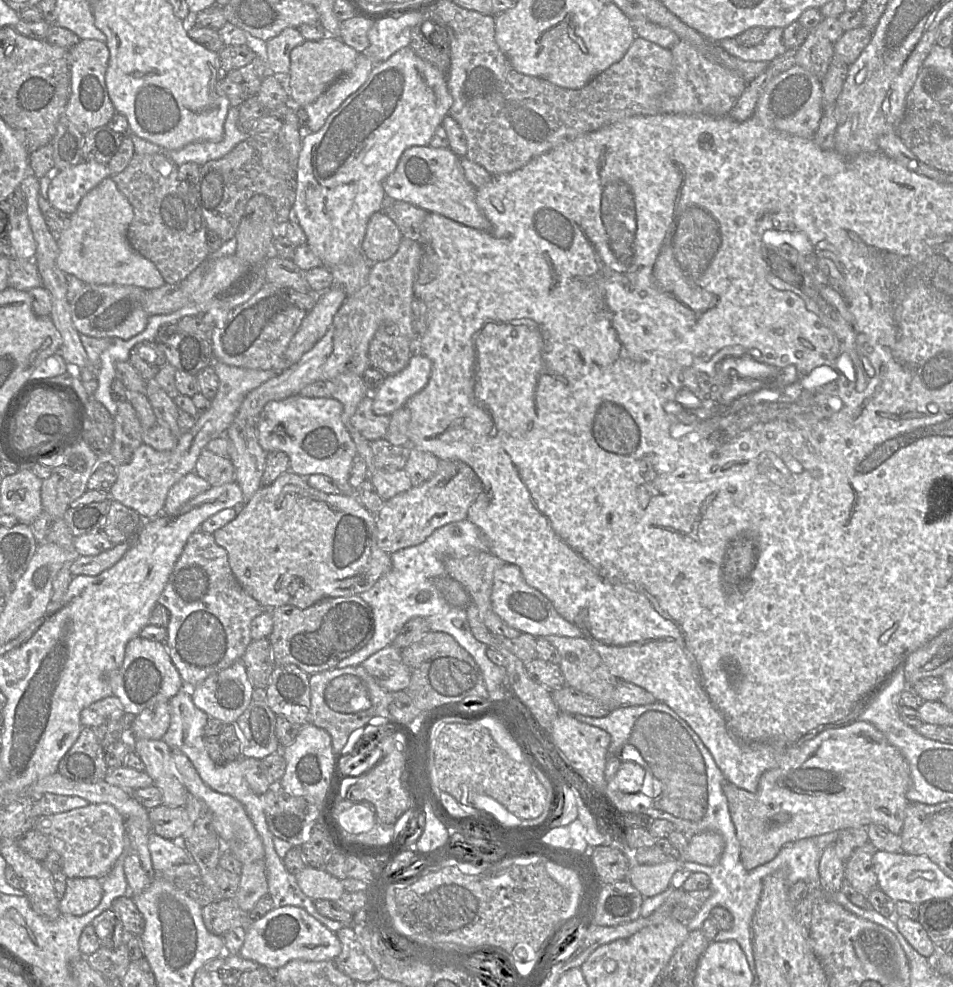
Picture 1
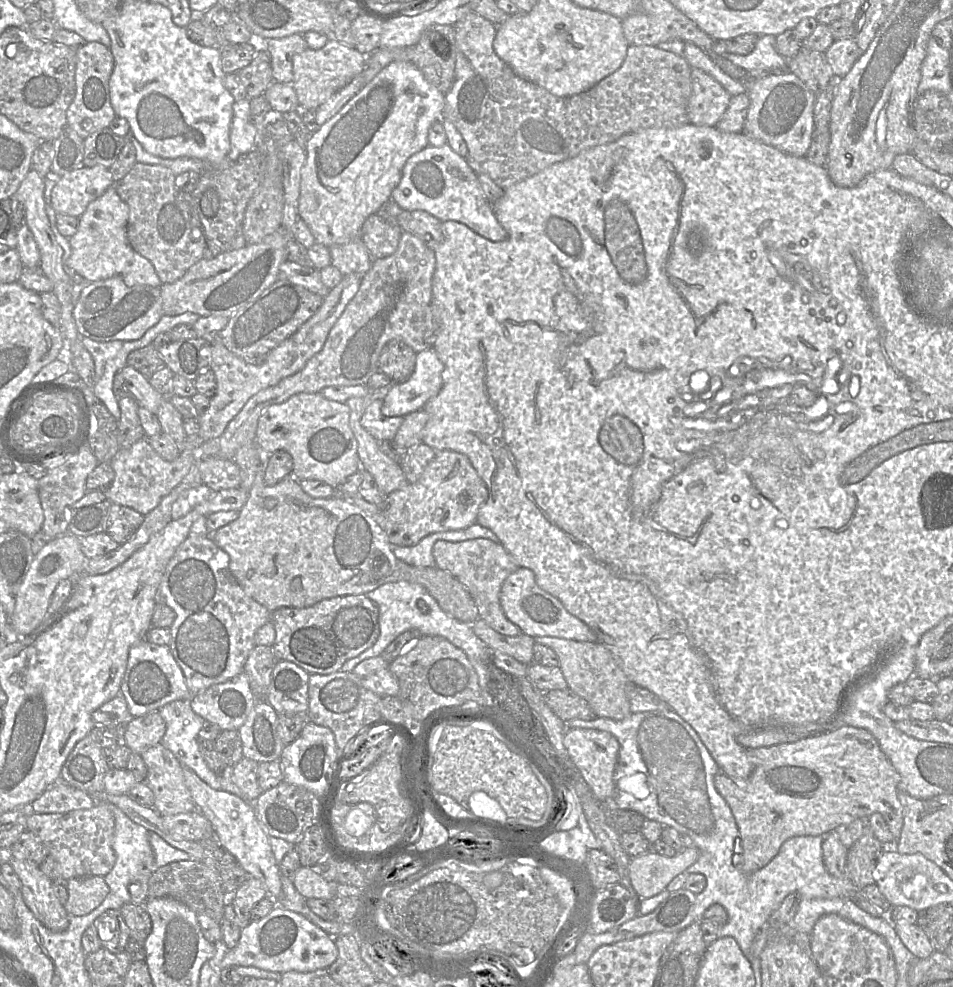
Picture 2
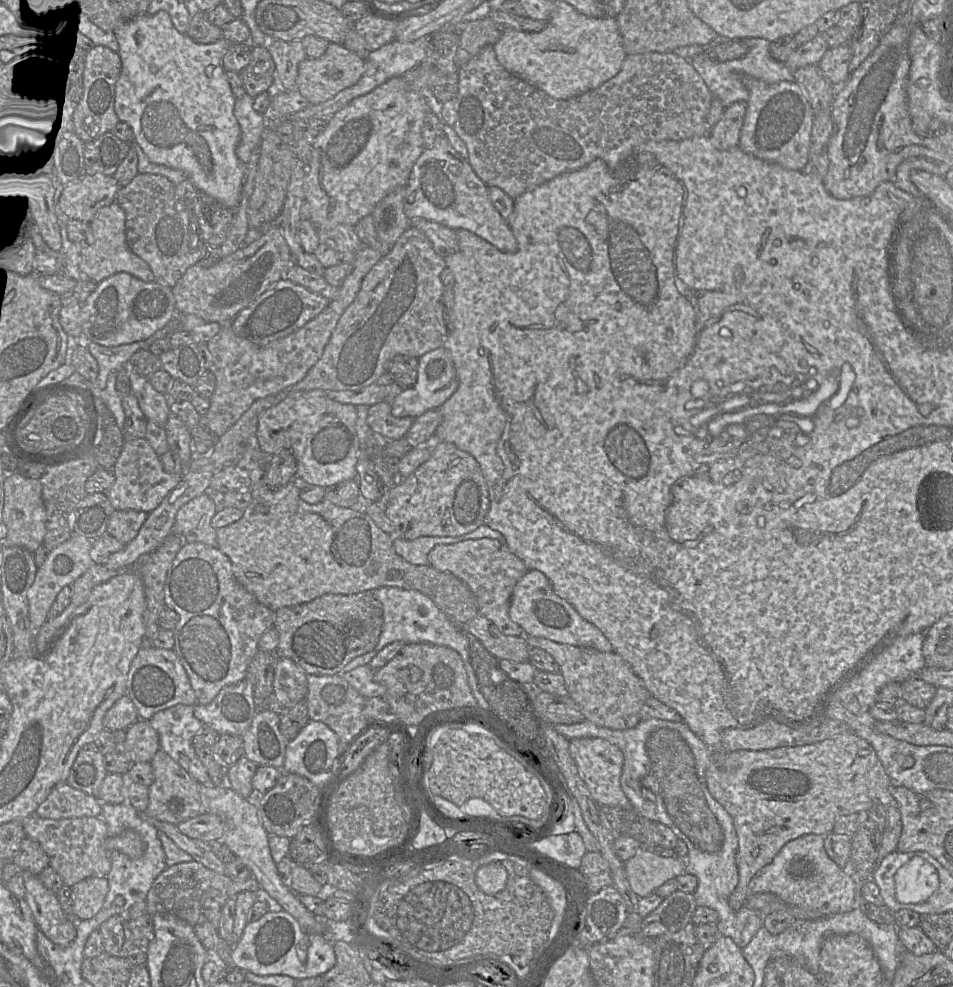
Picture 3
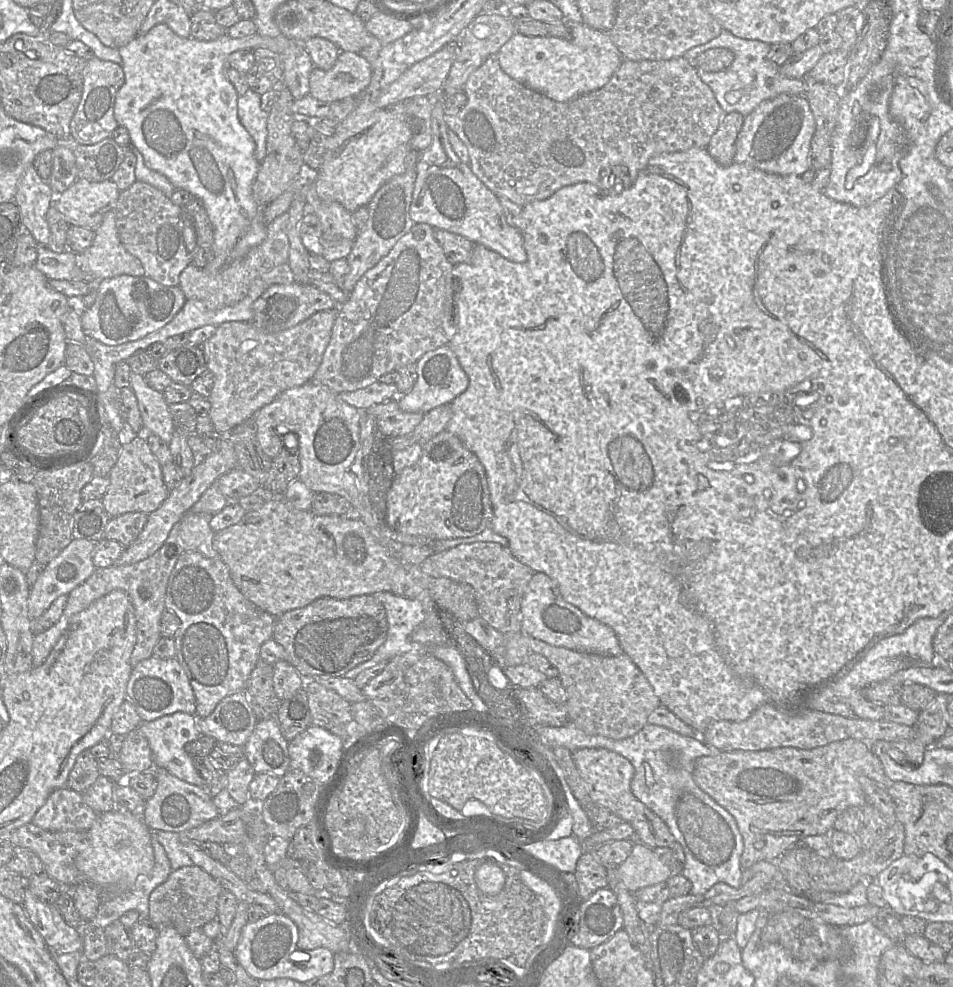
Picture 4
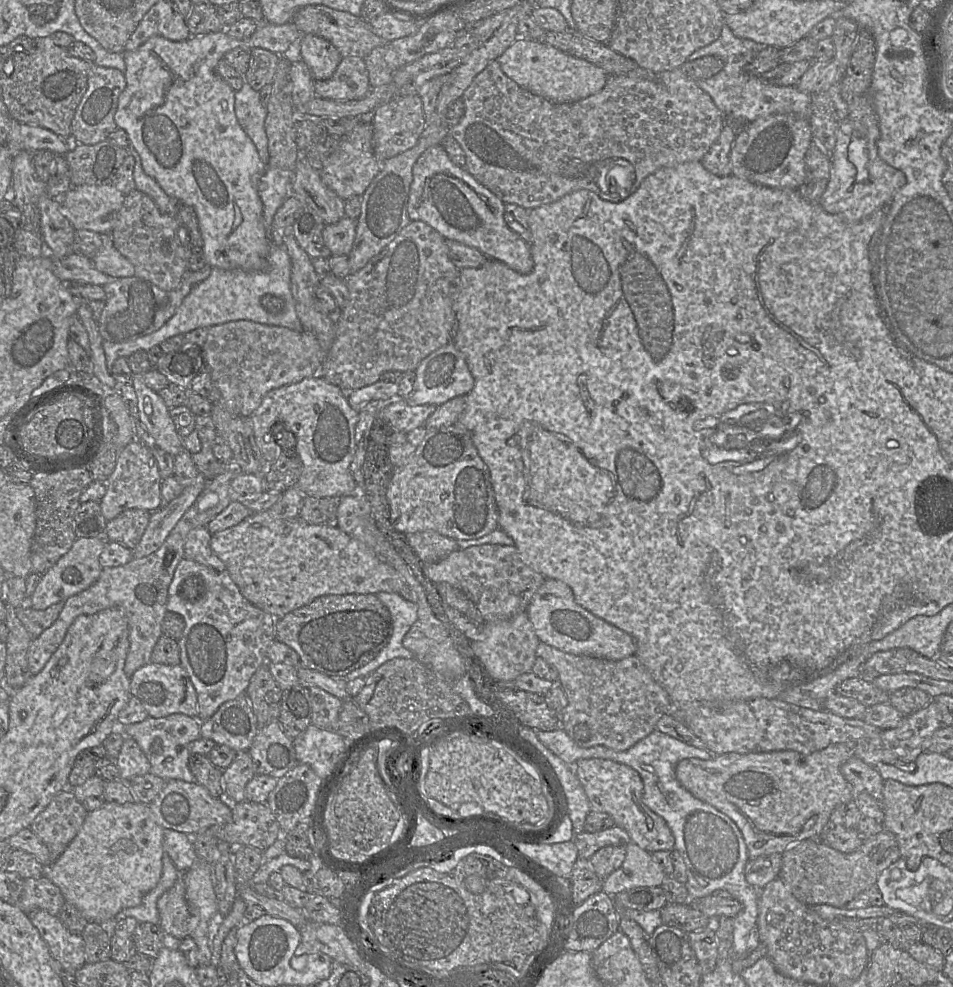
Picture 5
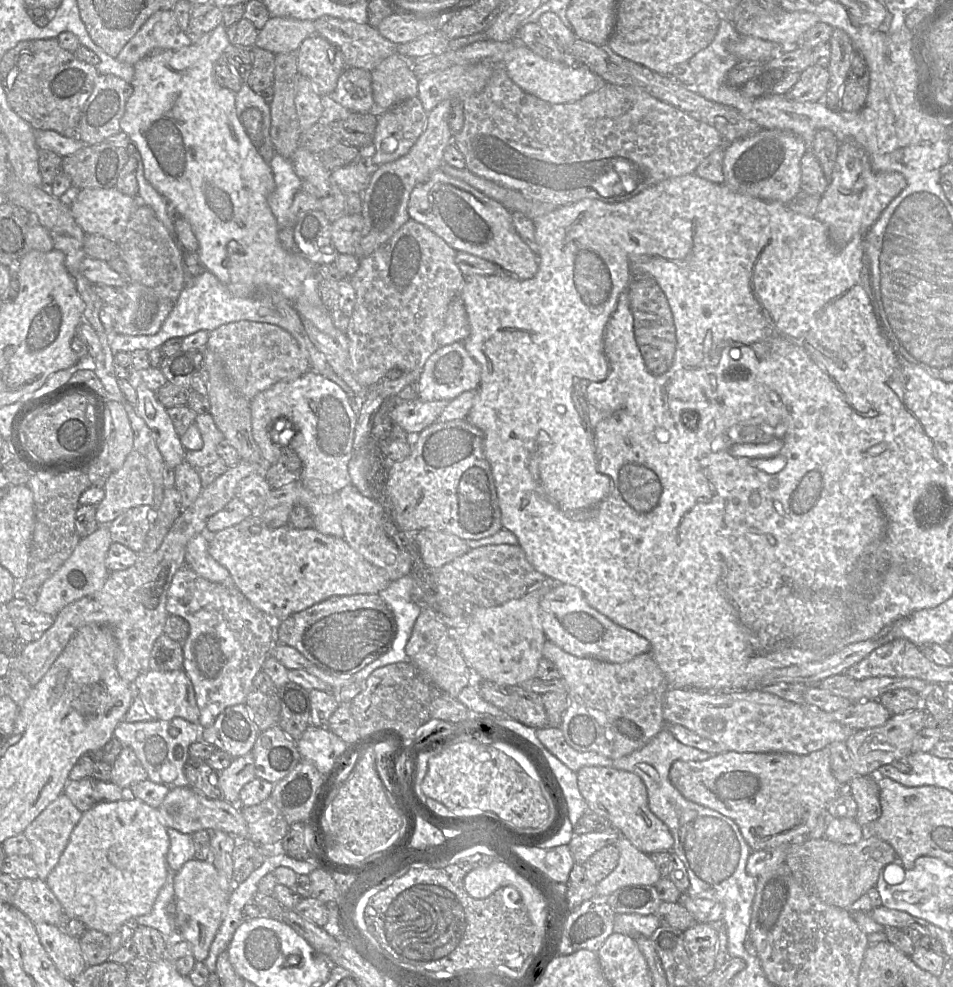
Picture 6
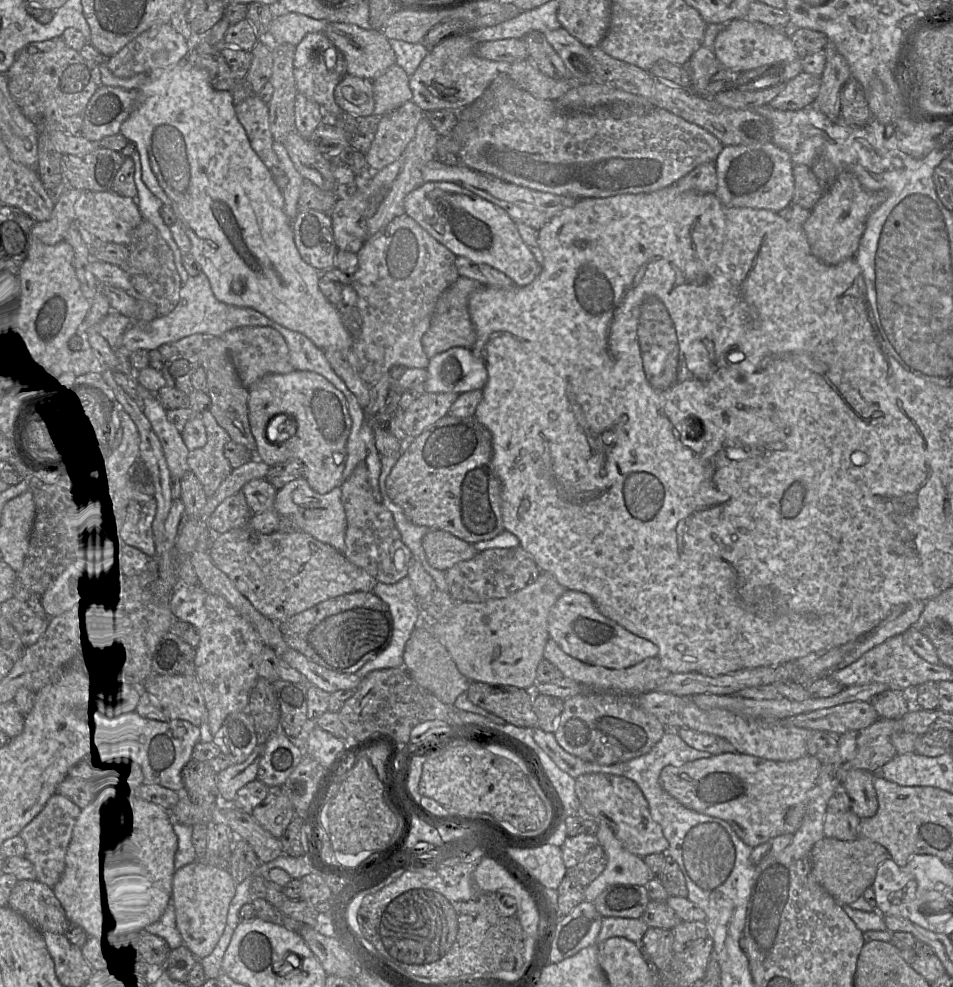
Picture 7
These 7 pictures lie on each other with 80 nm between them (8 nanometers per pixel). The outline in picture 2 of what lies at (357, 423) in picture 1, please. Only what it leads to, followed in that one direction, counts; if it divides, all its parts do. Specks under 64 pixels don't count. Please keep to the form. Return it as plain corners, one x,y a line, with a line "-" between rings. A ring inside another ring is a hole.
373,399
361,417
361,425
377,440
393,439
403,422
402,416
384,416
381,412
383,399

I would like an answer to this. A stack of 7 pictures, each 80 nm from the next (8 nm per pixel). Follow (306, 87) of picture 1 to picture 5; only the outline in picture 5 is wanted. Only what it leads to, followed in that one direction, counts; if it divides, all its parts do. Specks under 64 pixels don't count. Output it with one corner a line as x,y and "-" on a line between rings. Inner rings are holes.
357,56
342,58
329,79
314,82
316,97
335,101
361,99
369,89
365,60

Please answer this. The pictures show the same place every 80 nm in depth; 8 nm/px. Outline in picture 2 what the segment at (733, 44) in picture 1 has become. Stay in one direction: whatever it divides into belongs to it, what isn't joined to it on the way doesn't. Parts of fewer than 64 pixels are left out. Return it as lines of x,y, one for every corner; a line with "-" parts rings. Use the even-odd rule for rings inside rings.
773,35
759,36
753,50
747,55
727,53
726,40
718,40
714,41
714,51
728,59
733,65
746,71
757,69
778,72
787,69
788,63
777,53
775,40
776,36

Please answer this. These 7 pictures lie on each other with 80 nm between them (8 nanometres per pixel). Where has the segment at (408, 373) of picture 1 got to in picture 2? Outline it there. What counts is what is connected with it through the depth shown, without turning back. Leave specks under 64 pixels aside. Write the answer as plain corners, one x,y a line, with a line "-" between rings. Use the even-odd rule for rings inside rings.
433,348
416,354
412,375
404,382
391,384
383,399
381,412
384,416
402,416
423,409
442,387
444,365

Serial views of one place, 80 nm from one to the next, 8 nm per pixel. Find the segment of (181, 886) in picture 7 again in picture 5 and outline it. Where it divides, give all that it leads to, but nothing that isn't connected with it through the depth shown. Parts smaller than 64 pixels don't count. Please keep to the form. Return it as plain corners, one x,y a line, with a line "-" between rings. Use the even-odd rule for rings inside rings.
197,861
182,873
185,883
185,898
190,912
198,919
198,924
191,934
198,947
200,966
210,965
211,950
208,944
208,928
213,916
219,912
217,898
212,884
211,865

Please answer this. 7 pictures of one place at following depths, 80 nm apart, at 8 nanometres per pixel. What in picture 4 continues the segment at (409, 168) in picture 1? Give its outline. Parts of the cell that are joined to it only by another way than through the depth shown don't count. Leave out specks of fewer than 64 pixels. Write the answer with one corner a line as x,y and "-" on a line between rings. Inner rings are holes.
440,93
431,97
431,100
432,142
420,153
416,164
416,179
409,208
413,223
426,223
434,229
464,236
474,244
484,245
510,261
525,262
527,253
523,237
506,220
499,197
454,152
447,136
445,109
440,101

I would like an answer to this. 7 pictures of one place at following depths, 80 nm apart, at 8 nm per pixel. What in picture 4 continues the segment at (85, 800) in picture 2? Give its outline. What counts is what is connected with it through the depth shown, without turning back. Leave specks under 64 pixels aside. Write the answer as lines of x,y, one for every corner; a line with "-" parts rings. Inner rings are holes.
68,786
54,790
45,804
38,809
32,819
36,826
48,831
87,831
93,825
98,814
83,799
83,795

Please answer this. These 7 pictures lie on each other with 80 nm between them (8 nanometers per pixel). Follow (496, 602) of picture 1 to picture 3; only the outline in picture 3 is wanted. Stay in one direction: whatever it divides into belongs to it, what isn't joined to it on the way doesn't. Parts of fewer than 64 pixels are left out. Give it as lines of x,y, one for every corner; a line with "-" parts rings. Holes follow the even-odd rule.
529,569
515,585
509,616
523,629
524,636
543,637
558,643
593,648
602,652
614,651
607,637
594,624
585,620
570,603
559,597
549,579
539,570

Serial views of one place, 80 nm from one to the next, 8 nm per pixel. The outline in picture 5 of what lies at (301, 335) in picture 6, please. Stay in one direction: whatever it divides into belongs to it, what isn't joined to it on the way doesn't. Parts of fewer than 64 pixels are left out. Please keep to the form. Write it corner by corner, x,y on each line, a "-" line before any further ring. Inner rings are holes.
270,243
268,266
263,271
225,270
212,267
210,276
192,287
174,315
159,330
123,343
103,341
102,347
107,370
112,375
112,366
116,359
128,358
139,350
147,352
153,346
160,346
163,341
176,335
184,335
199,328
208,329
215,325
238,320
282,326
298,332
304,331
296,314
295,300
291,293
291,263
284,246
-
265,294
283,299
282,309
279,312
270,313
261,305
261,298

